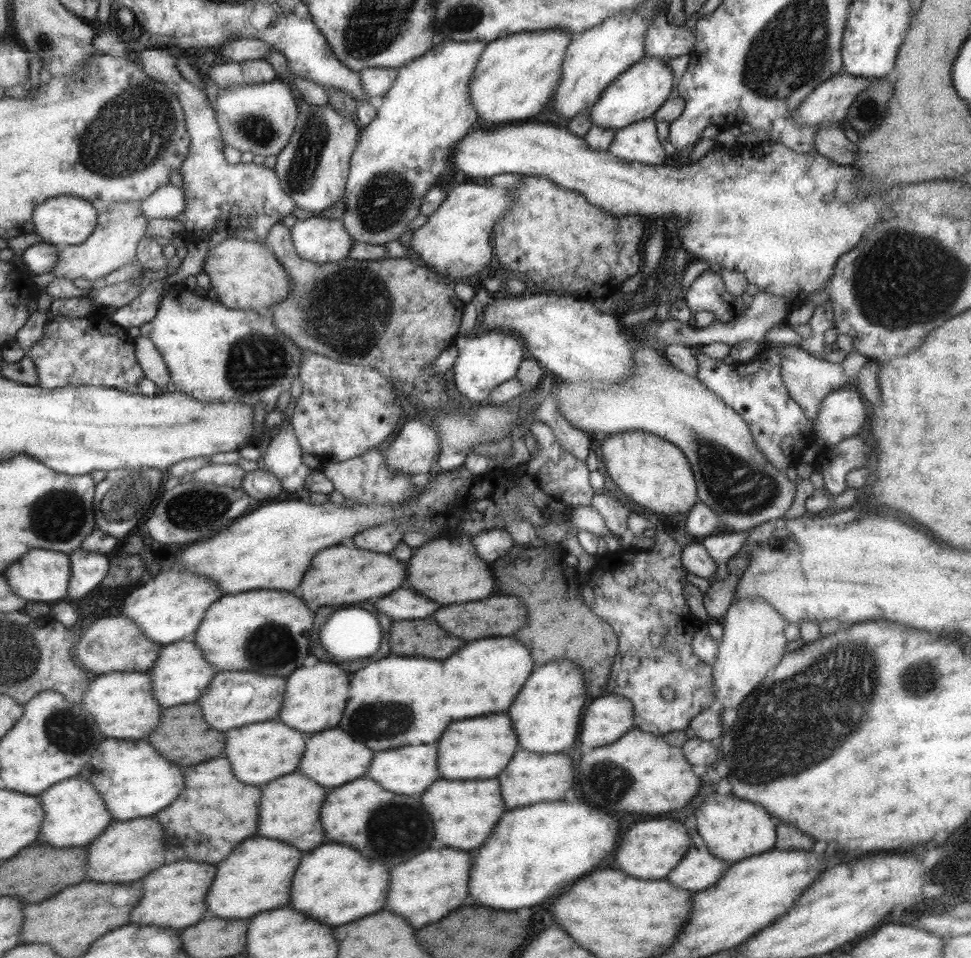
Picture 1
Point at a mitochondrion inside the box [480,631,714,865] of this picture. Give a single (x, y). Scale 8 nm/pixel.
(606, 782)

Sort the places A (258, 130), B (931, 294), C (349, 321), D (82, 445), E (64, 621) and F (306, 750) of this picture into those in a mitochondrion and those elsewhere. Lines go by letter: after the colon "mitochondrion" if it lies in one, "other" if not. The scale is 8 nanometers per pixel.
A: mitochondrion
B: mitochondrion
C: mitochondrion
D: other
E: other
F: other

